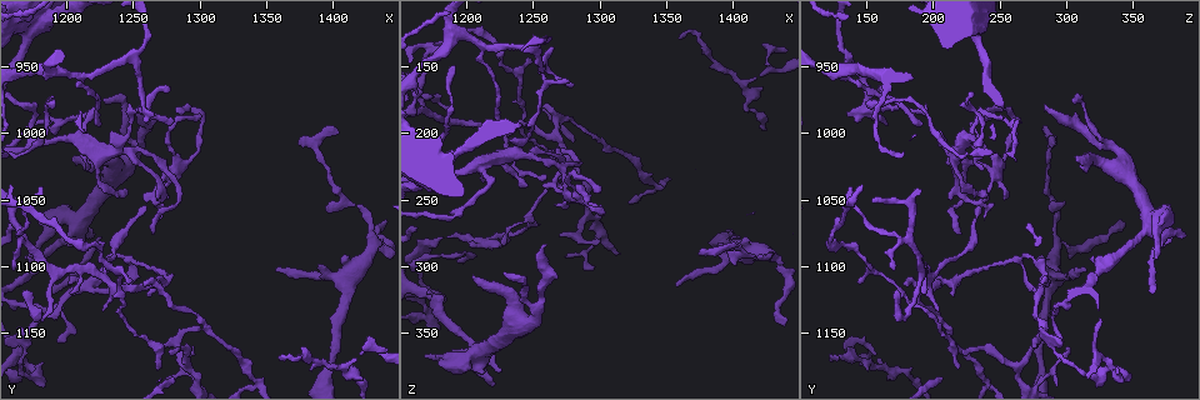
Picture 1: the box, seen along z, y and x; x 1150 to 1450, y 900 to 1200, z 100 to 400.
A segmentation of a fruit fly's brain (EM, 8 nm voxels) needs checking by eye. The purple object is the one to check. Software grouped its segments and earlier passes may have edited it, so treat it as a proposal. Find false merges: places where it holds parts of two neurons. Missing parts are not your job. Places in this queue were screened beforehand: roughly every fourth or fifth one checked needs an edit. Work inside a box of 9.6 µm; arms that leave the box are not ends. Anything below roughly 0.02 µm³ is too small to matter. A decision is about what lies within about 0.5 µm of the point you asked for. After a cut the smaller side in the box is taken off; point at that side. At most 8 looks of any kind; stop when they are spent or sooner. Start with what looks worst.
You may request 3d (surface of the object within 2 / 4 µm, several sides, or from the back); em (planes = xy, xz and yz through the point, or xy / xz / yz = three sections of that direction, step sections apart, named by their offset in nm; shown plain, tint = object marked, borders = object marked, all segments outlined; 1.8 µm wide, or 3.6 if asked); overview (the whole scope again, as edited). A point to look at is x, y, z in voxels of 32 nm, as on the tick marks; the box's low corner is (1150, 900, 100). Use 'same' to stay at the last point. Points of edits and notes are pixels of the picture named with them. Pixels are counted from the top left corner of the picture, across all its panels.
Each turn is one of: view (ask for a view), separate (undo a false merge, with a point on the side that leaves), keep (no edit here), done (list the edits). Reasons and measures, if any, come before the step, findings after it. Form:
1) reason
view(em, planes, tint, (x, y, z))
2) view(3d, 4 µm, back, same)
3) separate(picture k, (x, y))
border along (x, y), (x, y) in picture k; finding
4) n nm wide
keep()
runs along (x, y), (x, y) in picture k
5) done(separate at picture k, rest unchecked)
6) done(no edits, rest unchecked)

branch point
view(3d, 2 µm, (1228, 1108, 194))

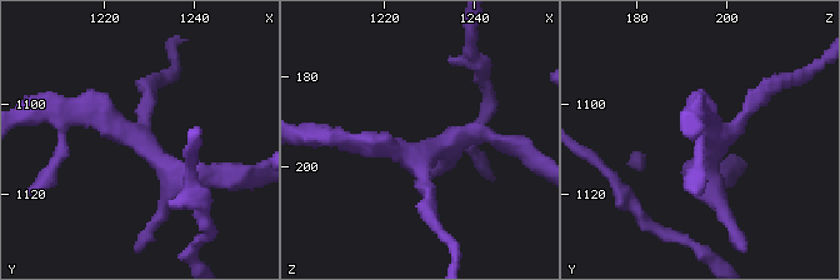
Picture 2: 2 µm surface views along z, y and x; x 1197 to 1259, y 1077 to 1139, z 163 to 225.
now the EM
view(em, planes, tint, (1229, 1109, 197))

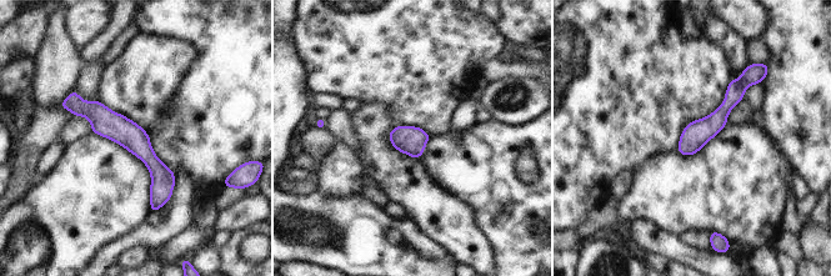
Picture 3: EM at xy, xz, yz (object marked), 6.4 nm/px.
keep()
runs along (69, 100), (155, 165), (154, 209) in picture 3; one neuron here

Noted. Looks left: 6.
sudden change in width
view(em, 3.6 µm, planes, borders, (1170, 918, 230))

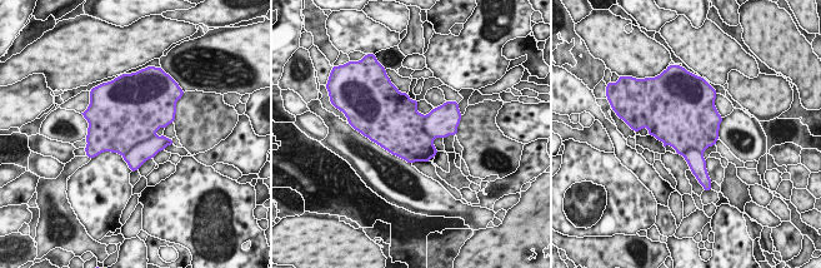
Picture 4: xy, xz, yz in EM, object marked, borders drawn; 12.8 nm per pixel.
separate(picture 4, (134, 124))
border along (155, 133), (136, 143), (123, 155) in picture 4; a second neuron is stuck on

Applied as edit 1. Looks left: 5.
see it whole again
view(overview)

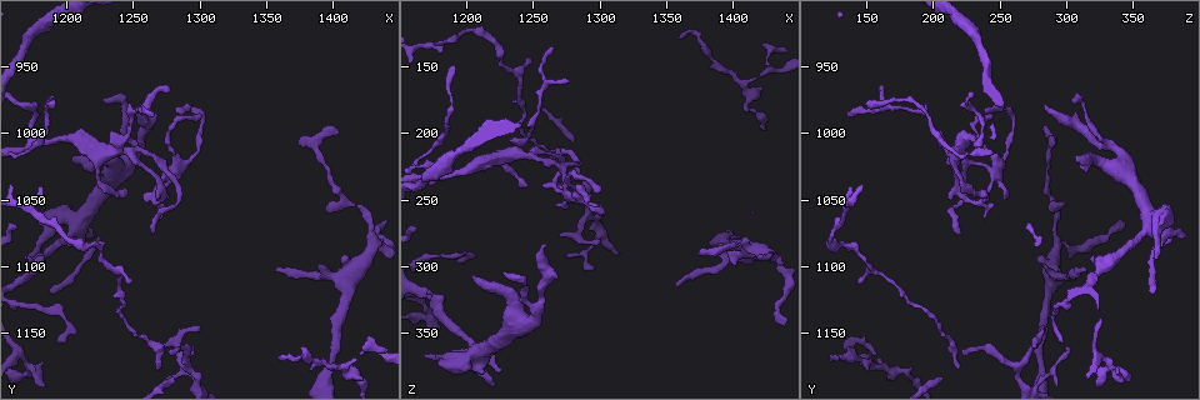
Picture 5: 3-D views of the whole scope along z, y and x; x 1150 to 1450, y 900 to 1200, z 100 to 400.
three arms meet
view(em, xz, step 16, tint, (1430, 1082, 294))

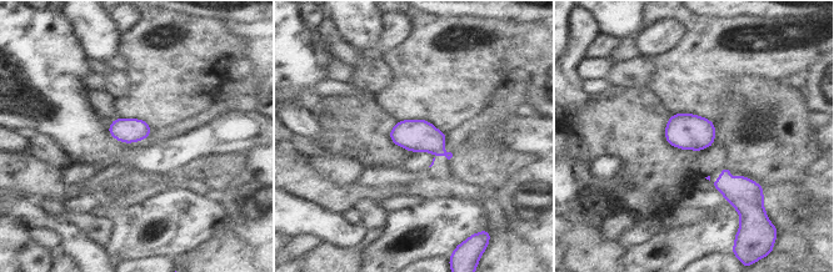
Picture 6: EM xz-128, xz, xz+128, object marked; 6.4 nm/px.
160 nm wide
keep()
one neuron here

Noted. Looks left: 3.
sharp bend
view(3d, 4 µm, (1412, 1180, 180))

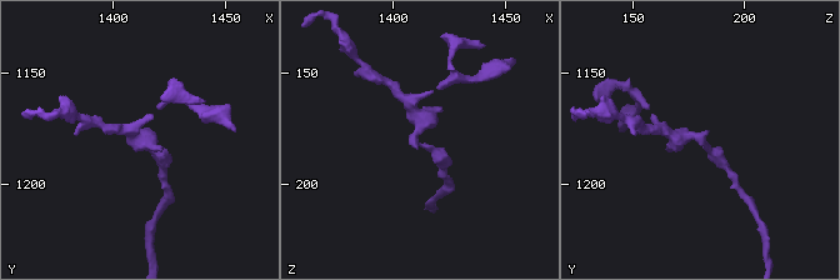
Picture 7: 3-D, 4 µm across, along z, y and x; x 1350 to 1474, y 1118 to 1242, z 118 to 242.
need the tissue
view(em, planes, borders, (1413, 1182, 182))

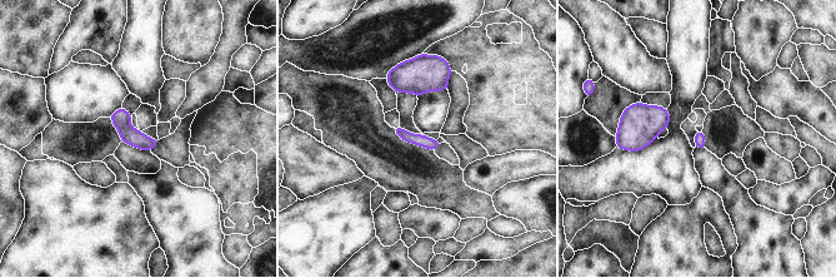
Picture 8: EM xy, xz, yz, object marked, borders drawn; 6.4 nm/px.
keep()
runs along (398, 129), (414, 139), (436, 143) in picture 8; one neuron here

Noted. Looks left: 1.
done(separate at picture 4, rest unchecked)

